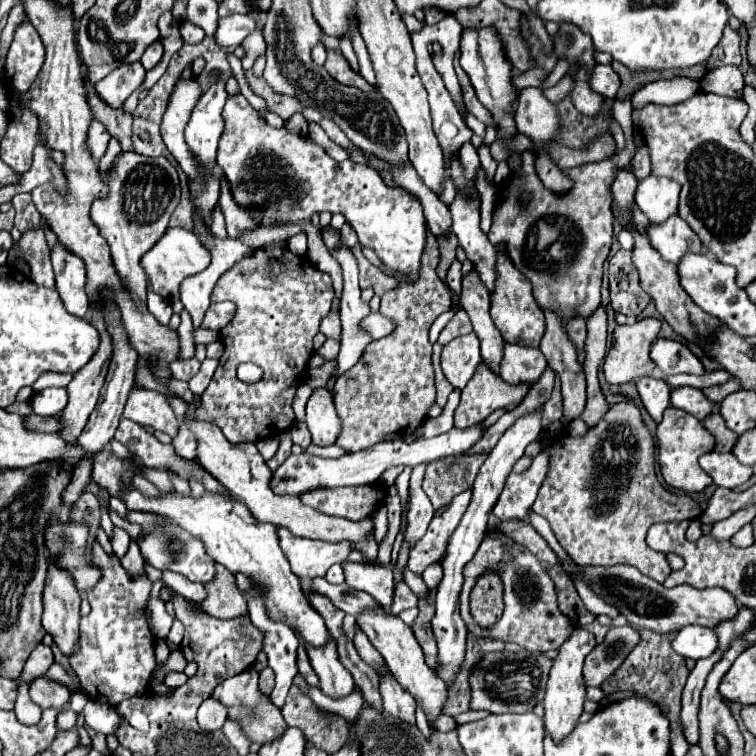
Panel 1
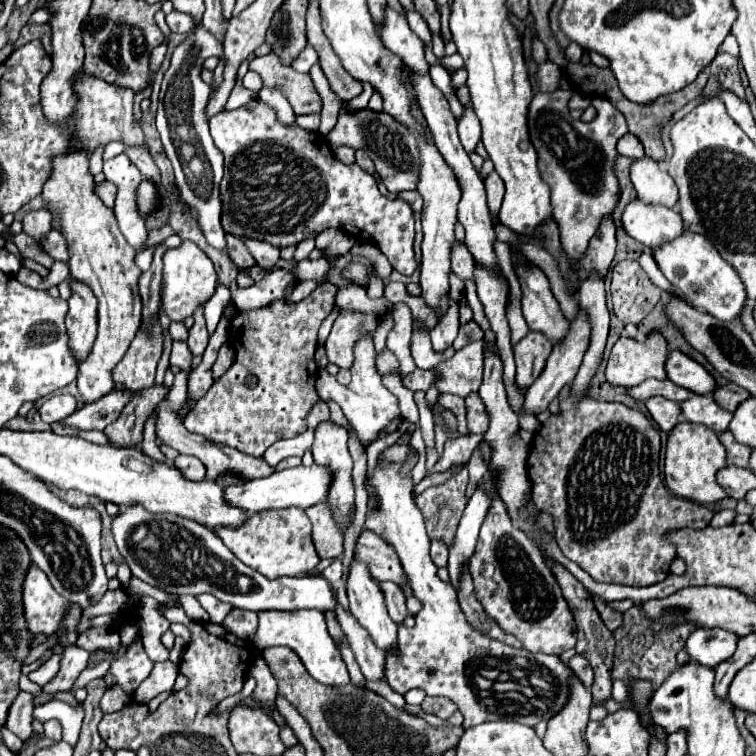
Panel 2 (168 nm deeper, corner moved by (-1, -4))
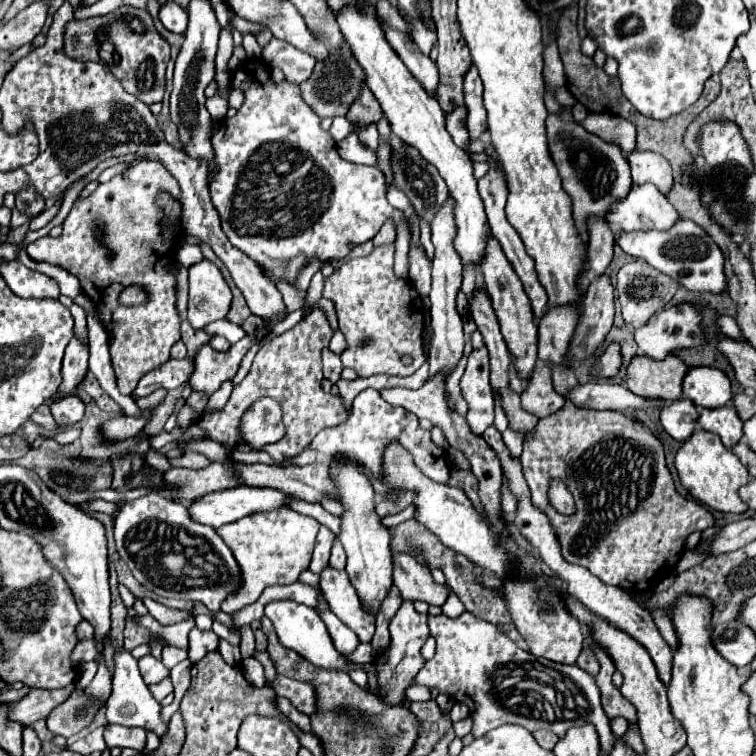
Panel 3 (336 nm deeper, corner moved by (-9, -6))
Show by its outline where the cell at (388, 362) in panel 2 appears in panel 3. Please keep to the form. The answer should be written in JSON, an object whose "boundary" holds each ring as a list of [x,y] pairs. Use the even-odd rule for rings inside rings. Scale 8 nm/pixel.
{"boundary":[[[394,245],[374,247],[374,251],[368,257],[358,257],[346,261],[336,273],[324,279],[324,297],[332,299],[336,303],[336,315],[340,323],[340,331],[346,337],[346,349],[340,353],[344,367],[352,367],[358,377],[370,377],[370,375],[398,375],[406,377],[412,375],[416,369],[424,365],[424,353],[422,353],[422,329],[424,329],[424,305],[416,289],[412,289],[412,283],[404,283],[394,275]],[[408,355],[412,359],[410,365],[402,363],[402,357]]]}

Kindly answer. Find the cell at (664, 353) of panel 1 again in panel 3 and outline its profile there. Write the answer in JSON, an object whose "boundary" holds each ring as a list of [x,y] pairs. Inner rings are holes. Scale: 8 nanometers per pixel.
{"boundary":[[[690,367],[682,383],[682,395],[708,409],[728,405],[732,399],[728,377],[714,367]]]}

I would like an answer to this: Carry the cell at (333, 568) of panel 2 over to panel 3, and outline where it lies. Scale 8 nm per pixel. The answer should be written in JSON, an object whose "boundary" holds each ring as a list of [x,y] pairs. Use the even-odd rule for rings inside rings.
{"boundary":[[[336,541],[336,545],[332,547],[332,557],[330,557],[330,565],[332,567],[336,567],[336,569],[344,569],[344,565],[346,565],[346,557],[344,557],[344,549],[338,545],[338,541]]]}

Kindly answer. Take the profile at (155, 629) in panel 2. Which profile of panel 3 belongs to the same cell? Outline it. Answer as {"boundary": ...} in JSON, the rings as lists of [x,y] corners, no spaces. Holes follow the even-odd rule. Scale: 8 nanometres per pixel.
{"boundary":[[[165,645],[164,649],[162,649],[162,663],[164,663],[168,669],[172,669],[174,665],[178,665],[178,663],[187,658],[187,651],[183,649],[171,645]]]}

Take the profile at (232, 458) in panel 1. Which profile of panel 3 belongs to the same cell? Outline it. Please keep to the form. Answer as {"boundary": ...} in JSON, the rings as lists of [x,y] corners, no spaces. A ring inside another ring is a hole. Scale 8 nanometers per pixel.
{"boundary":[[[392,553],[392,563],[394,563],[394,585],[398,587],[404,599],[410,601],[420,599],[426,601],[428,605],[438,607],[444,605],[448,589],[446,585],[438,585],[428,569],[424,569],[406,553]]]}

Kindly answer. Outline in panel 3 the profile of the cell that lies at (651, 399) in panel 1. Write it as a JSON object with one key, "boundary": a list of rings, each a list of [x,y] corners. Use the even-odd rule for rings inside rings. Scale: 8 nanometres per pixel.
{"boundary":[[[678,399],[660,411],[660,423],[666,433],[678,441],[686,441],[696,429],[698,409],[688,399]]]}

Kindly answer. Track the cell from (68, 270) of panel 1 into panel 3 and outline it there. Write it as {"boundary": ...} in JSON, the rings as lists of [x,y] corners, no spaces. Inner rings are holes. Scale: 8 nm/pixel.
{"boundary":[[[74,335],[66,347],[66,355],[62,361],[64,385],[60,385],[60,393],[72,393],[72,389],[86,377],[88,359],[90,359],[90,345]]]}

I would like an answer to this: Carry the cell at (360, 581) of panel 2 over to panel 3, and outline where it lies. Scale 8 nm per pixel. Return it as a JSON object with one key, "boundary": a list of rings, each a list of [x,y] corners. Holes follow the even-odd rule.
{"boundary":[[[336,453],[330,457],[328,463],[330,469],[330,479],[336,485],[338,491],[338,501],[344,507],[340,515],[340,533],[338,539],[344,545],[348,565],[346,573],[350,577],[350,583],[354,585],[360,601],[368,609],[372,617],[380,613],[380,607],[384,599],[388,597],[392,589],[392,557],[390,557],[390,533],[384,529],[380,523],[380,517],[376,513],[376,503],[374,503],[374,489],[368,477],[360,471],[360,465],[350,457],[348,453]]]}

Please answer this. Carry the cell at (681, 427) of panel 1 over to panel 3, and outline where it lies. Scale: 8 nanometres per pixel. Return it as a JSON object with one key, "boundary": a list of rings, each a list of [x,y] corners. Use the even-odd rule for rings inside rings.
{"boundary":[[[696,429],[690,439],[678,449],[676,453],[676,469],[682,487],[698,501],[702,501],[706,507],[724,511],[724,513],[744,513],[748,507],[738,497],[738,487],[750,481],[750,475],[746,467],[740,463],[740,459],[722,445],[720,437],[714,433],[708,433],[704,429]]]}

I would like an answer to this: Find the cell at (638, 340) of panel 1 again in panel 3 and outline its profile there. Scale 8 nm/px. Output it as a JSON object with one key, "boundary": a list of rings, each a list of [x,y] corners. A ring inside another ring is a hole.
{"boundary":[[[636,355],[626,367],[626,387],[648,399],[674,401],[682,393],[686,371],[688,365],[676,355],[668,355],[664,361]]]}

